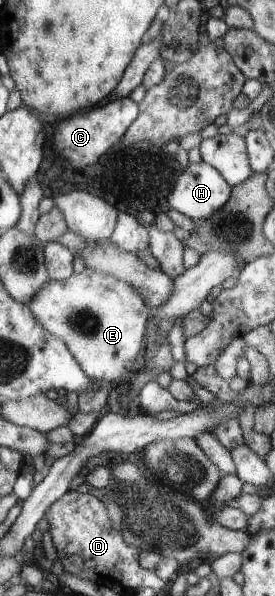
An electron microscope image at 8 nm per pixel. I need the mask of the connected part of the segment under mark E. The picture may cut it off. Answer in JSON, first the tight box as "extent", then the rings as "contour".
{"extent":[26,267,153,388],"contour":[[[86,267],[81,273],[73,272],[69,279],[63,279],[63,281],[48,279],[45,287],[41,287],[26,306],[37,317],[37,321],[45,327],[45,331],[49,331],[51,335],[55,335],[65,343],[89,379],[109,381],[117,388],[133,377],[137,363],[143,357],[143,351],[147,347],[145,323],[149,321],[149,311],[153,312],[153,307],[145,303],[144,296],[137,291],[137,287],[131,287],[129,283],[117,281],[115,277],[103,275],[99,271]]]}

